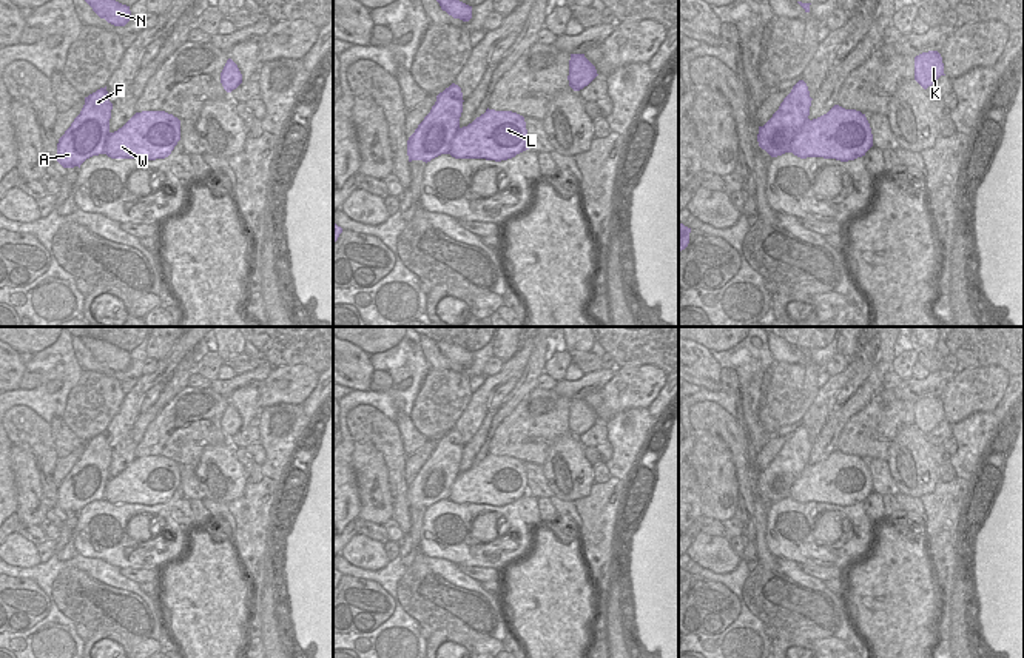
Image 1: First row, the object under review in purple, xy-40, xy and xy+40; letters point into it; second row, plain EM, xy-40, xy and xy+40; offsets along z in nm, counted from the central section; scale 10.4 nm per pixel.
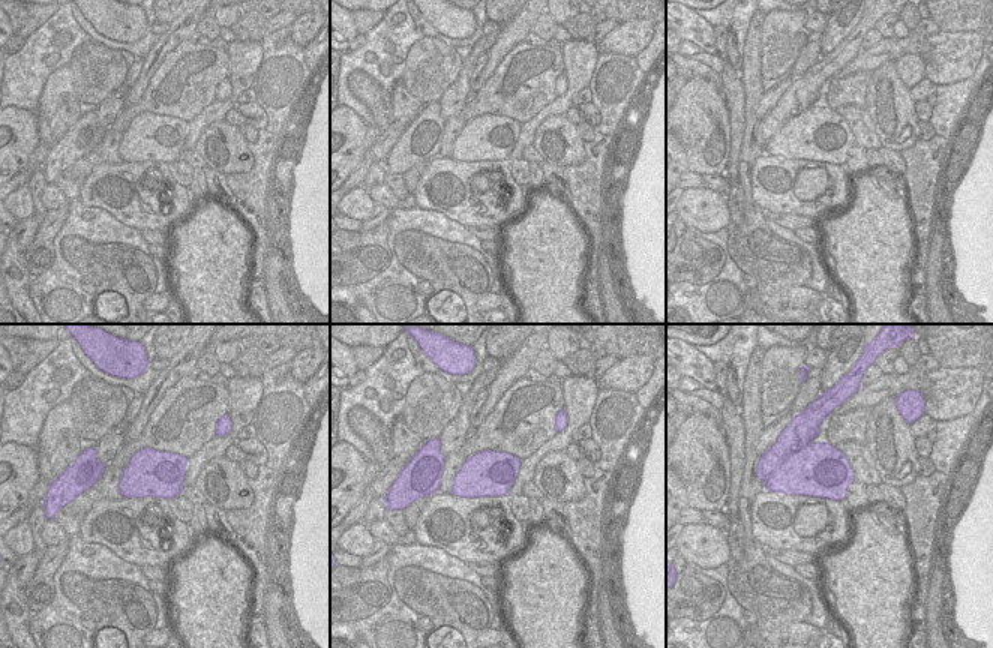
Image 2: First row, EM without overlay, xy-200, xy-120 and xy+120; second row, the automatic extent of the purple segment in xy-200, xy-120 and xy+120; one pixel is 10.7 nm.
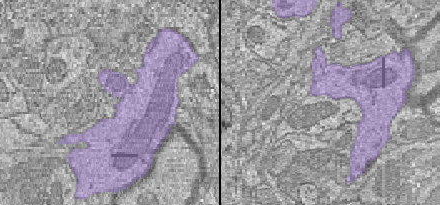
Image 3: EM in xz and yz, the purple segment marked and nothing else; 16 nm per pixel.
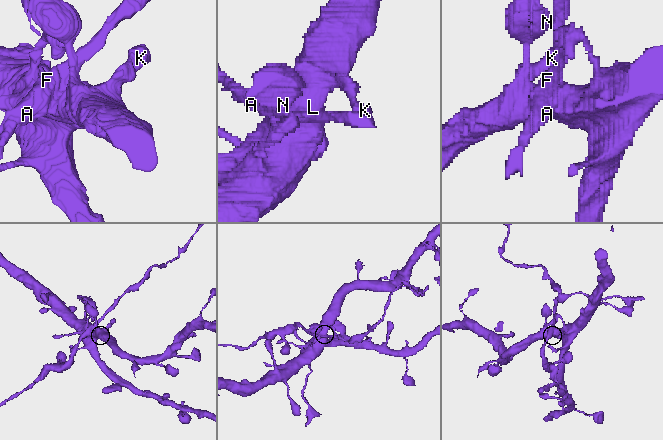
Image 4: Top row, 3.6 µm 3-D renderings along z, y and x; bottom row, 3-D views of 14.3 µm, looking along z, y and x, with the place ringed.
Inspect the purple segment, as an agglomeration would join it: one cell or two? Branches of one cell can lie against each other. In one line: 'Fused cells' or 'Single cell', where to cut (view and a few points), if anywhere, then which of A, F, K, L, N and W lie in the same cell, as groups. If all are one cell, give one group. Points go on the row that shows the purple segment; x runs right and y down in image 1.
Single cell. No split. Groups: A F K L N W

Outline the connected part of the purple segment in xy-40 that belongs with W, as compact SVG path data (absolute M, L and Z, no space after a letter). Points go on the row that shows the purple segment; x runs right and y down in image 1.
M106 86L85 97L80 114L57 143L57 162L63 168L80 168L86 159L99 154L106 154L111 159L165 159L180 140L180 120L165 111L136 112L122 128L111 133L111 109L113 103L108 99Z

